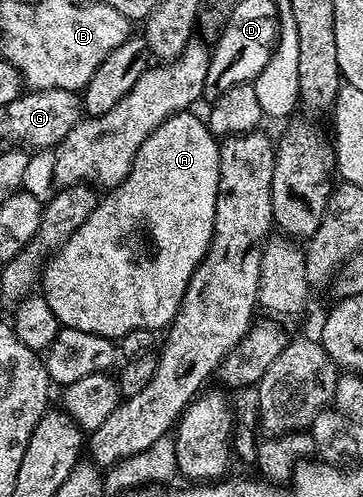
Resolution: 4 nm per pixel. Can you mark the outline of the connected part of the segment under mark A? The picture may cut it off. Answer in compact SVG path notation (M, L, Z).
M184 111L174 113L137 151L137 155L131 164L129 175L120 185L114 189L104 192L99 198L99 206L73 231L73 235L59 249L59 252L47 262L41 274L41 295L53 307L53 315L57 315L60 326L76 329L77 331L89 331L93 335L118 339L124 337L129 331L138 329L153 329L163 331L170 326L175 319L175 313L179 310L181 299L185 295L185 287L193 275L193 271L203 261L207 248L211 242L211 236L215 230L215 200L219 190L219 146L214 133L207 127L206 120L202 116L194 117L194 112Z

